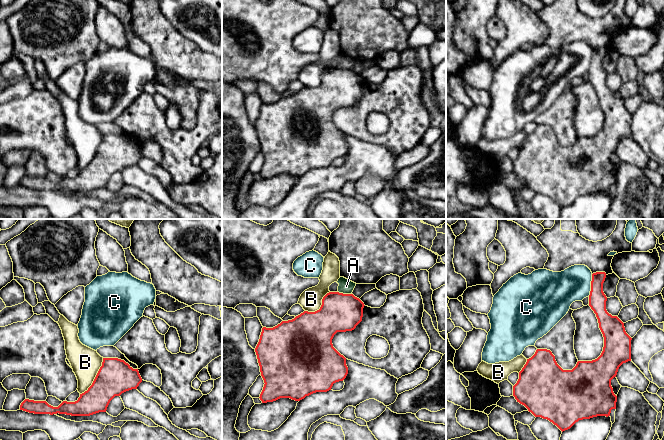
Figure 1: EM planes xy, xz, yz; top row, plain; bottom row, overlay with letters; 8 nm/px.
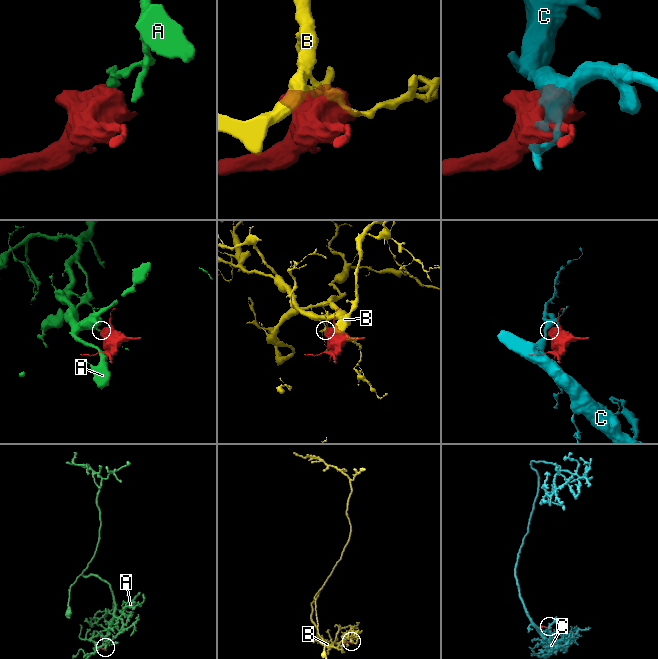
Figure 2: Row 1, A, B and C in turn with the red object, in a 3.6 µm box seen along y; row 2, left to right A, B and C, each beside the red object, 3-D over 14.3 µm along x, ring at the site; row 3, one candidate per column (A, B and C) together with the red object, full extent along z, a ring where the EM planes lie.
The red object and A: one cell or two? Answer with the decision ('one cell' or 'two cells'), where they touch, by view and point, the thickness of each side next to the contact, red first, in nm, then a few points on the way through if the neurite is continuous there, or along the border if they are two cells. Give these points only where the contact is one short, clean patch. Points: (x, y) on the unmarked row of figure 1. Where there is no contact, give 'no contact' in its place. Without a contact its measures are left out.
two cells; contact xz (345, 70); calibres 320 and 120 nm; border xz (338, 67), (344, 70), (351, 70)

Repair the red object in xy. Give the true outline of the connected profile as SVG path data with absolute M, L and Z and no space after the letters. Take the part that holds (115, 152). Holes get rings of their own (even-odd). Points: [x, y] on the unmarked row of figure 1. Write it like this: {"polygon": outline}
{"polygon": "M103 134L92 161L80 170L75 178L63 177L58 183L49 181L46 177L25 175L20 186L34 190L66 190L71 192L90 192L106 188L110 177L115 172L137 165L142 158L138 145L133 145L124 136L118 134Z"}

